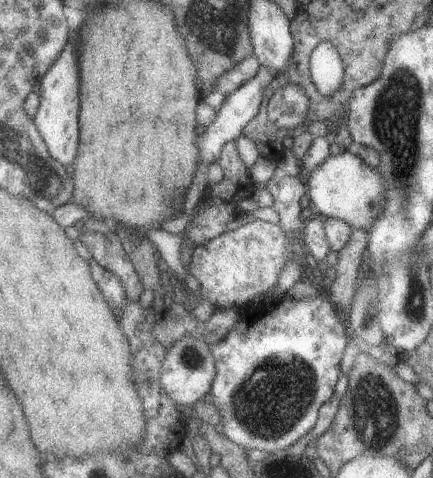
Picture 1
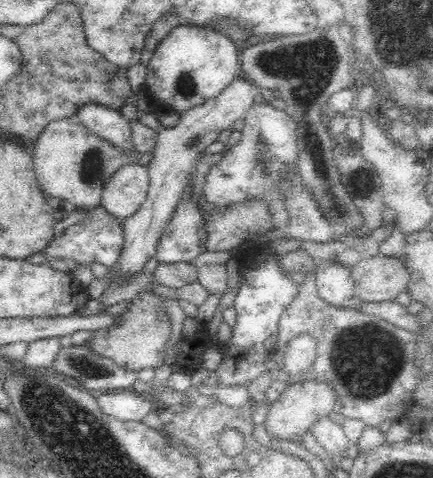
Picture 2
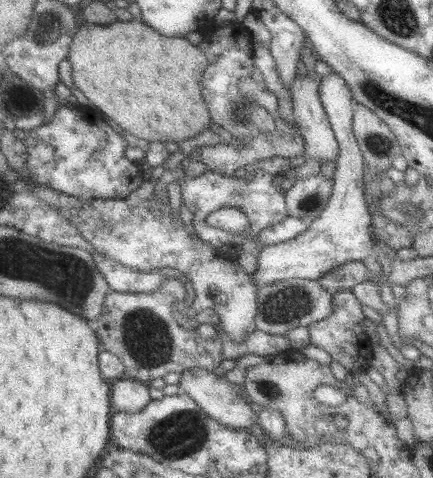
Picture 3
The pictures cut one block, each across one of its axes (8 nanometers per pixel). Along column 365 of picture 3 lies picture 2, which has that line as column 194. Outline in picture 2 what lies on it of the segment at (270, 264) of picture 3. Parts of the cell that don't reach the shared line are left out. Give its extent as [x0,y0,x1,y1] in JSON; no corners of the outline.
[156,164,208,264]

